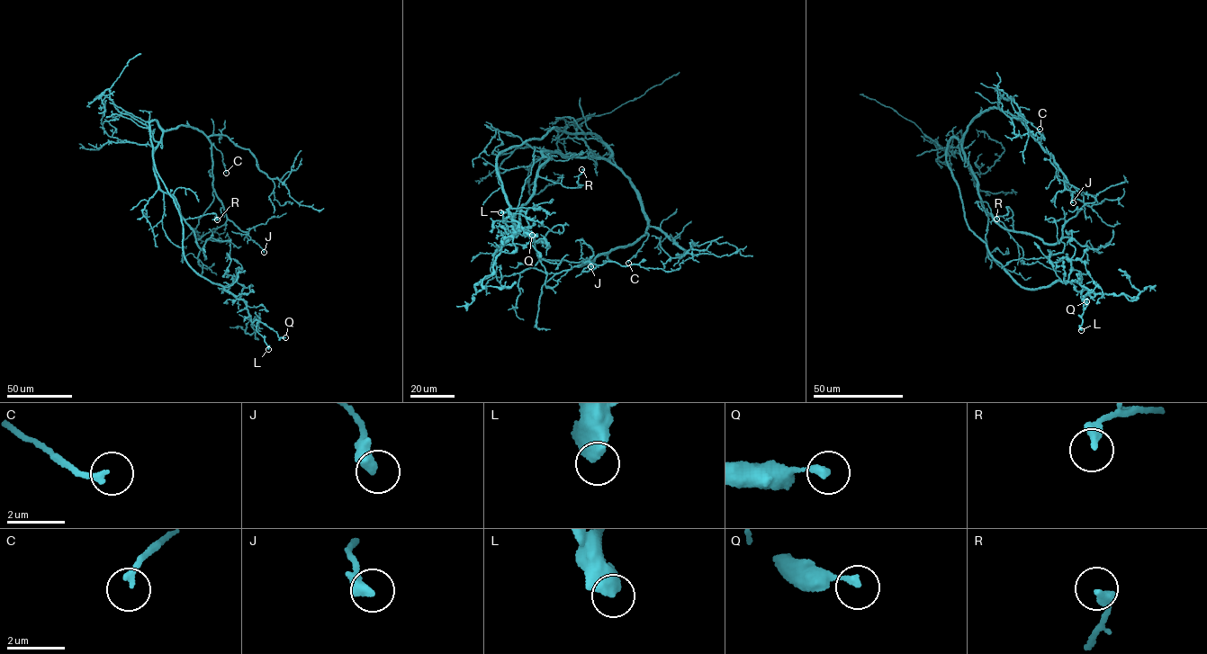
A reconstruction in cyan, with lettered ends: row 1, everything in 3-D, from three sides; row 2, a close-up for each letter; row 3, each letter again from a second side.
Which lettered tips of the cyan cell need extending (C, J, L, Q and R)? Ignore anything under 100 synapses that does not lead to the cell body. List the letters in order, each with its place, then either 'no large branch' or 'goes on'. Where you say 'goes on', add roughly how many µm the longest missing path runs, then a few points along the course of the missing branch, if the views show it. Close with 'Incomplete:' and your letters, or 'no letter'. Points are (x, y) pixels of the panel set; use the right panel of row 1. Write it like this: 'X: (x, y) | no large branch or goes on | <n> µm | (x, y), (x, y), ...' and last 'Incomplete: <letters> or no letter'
C: (1040, 129) | no large branch
J: (1073, 202) | no large branch
L: (1081, 330) | no large branch
Q: (1086, 301) | no large branch
R: (996, 219) | no large branch
Incomplete: no letter

